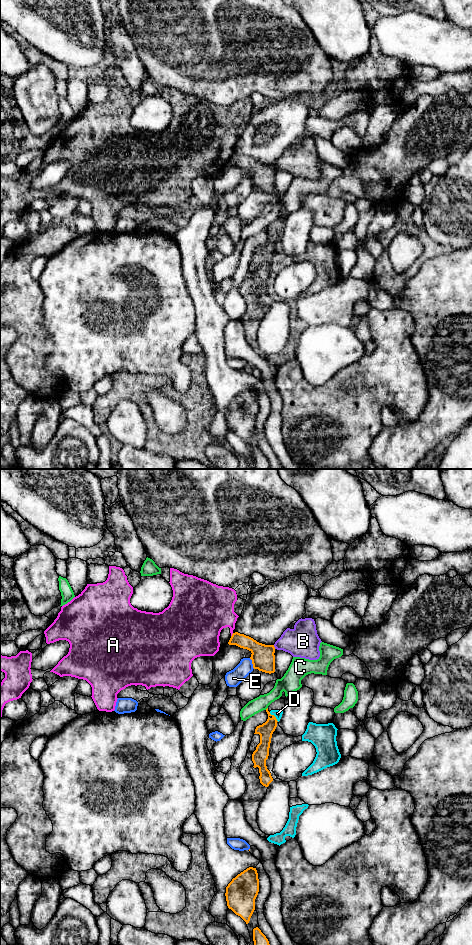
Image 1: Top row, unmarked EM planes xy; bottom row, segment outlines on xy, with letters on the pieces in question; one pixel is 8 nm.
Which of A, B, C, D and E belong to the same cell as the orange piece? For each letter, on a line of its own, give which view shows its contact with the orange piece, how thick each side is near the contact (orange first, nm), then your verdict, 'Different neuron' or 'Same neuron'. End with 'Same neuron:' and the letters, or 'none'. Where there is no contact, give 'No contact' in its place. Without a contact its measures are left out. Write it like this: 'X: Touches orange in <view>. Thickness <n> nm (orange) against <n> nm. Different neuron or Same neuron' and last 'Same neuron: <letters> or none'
A: Touches orange in xy. Thickness 120 nm (orange) against 320 nm. Different neuron
B: Touches orange in xy. Thickness 190 nm (orange) against 260 nm. Different neuron
C: No contact. Different neuron
D: Touches orange in xy. Thickness 120 nm (orange) against 60 nm. Different neuron
E: Touches orange in xy. Thickness 190 nm (orange) against 140 nm. Different neuron
Same neuron: none

